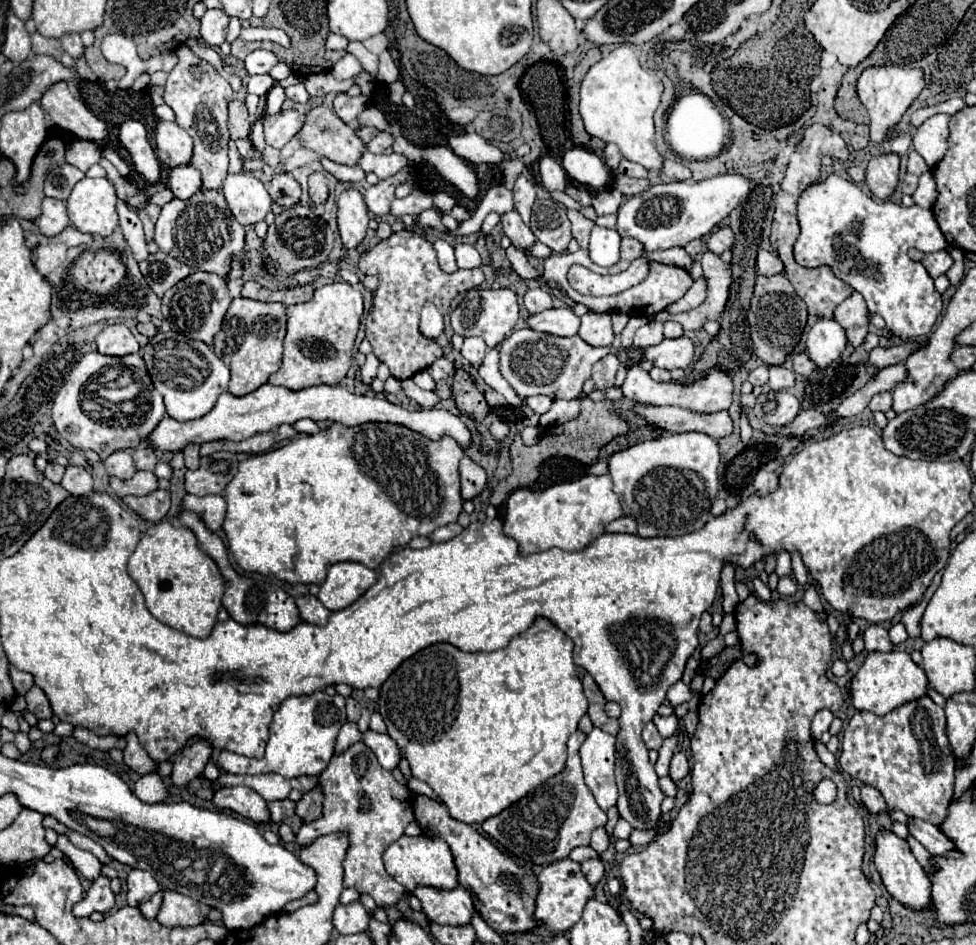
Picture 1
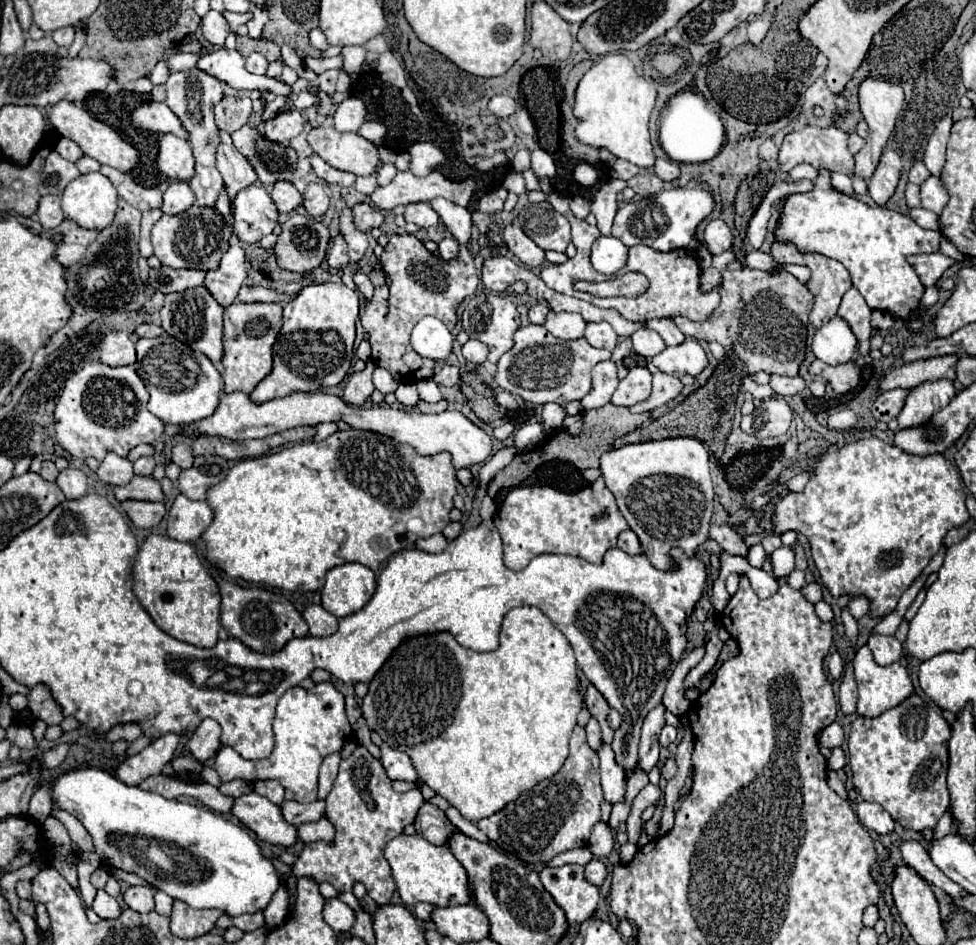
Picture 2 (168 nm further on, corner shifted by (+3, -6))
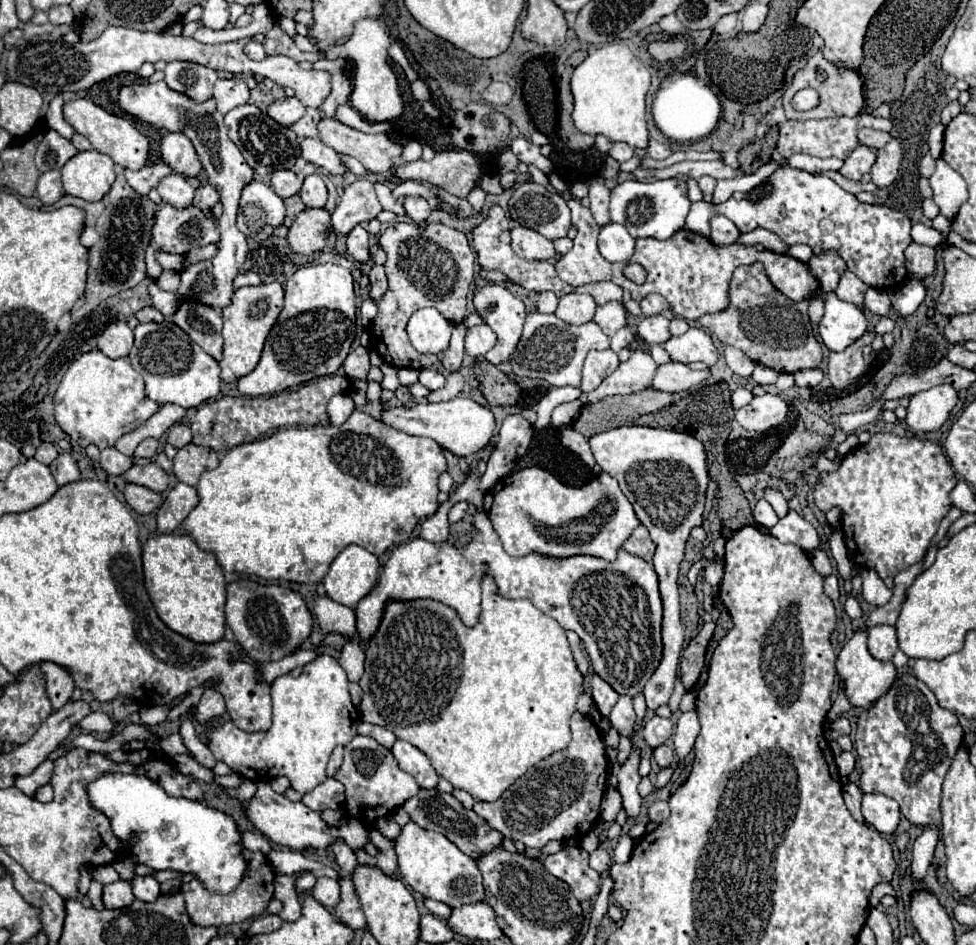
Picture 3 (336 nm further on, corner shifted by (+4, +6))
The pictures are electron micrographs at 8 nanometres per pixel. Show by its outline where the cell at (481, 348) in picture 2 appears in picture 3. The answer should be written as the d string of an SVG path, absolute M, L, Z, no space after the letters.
M476 325L470 327L466 333L466 353L472 357L484 357L494 345L496 345L496 335L488 325Z

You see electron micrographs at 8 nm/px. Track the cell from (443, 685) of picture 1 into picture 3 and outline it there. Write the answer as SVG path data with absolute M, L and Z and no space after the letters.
M488 577L482 583L482 613L480 613L480 621L476 627L468 629L460 621L456 611L452 611L444 603L438 603L432 599L416 599L416 601L408 601L408 603L392 601L392 603L388 603L388 607L384 611L384 619L382 619L376 635L370 639L370 643L366 645L364 651L366 651L366 671L364 671L362 679L358 681L364 691L364 697L358 705L362 721L390 729L396 735L396 739L404 739L404 741L412 743L414 747L418 747L430 759L432 767L436 769L436 773L440 777L448 779L452 783L452 787L468 791L478 801L496 801L530 767L534 767L538 761L550 757L552 753L566 749L570 743L570 717L576 711L576 699L582 693L582 675L578 673L576 663L572 659L572 649L568 645L566 631L558 625L558 621L544 615L528 599L500 597L494 587L494 581Z

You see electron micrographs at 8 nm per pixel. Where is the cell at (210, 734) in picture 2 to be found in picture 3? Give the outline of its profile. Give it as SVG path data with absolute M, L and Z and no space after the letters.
M206 689L202 699L200 699L200 703L198 703L198 707L196 707L194 717L196 717L196 721L200 725L208 725L214 717L224 715L224 711L226 711L226 707L224 707L222 695L212 691L212 689Z

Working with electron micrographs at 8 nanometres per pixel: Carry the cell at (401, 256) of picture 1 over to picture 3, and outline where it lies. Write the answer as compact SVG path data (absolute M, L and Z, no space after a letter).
M392 223L380 235L380 247L386 251L388 261L384 265L388 277L388 291L378 305L378 315L372 321L370 345L392 367L426 369L432 367L438 357L418 353L406 335L406 323L410 315L422 307L436 307L452 323L460 323L466 311L466 295L470 291L474 275L474 253L462 231L446 227L442 223Z

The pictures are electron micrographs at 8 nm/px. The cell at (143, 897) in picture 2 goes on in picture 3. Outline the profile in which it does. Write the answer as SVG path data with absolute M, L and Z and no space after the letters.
M134 877L132 893L140 901L154 901L160 895L160 883L154 881L152 877Z

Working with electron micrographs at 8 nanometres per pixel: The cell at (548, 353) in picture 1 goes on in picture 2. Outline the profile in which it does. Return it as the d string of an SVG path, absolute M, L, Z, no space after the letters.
M527 325L515 333L515 345L497 363L495 381L505 391L519 395L531 403L559 403L581 401L591 391L591 369L599 361L611 359L609 349L597 349L585 339L565 341L553 337L543 325Z

